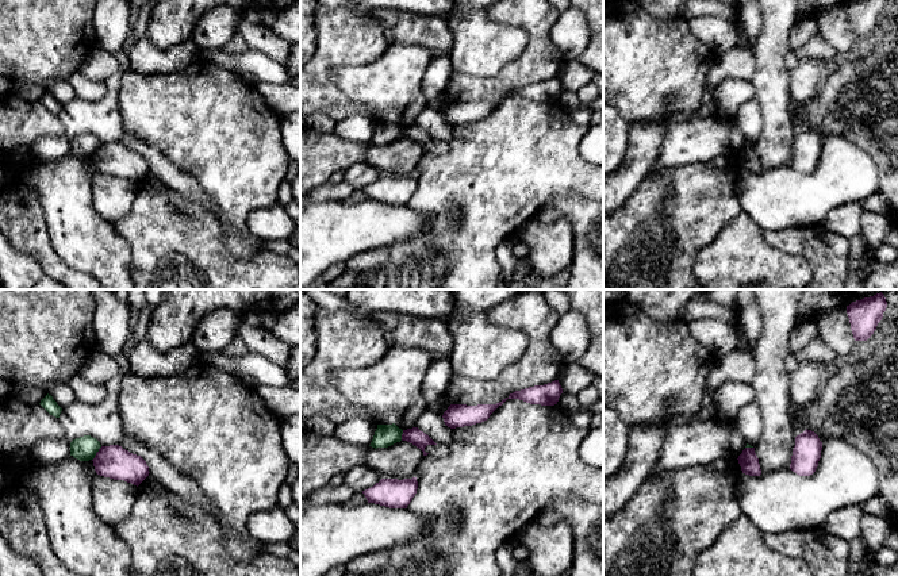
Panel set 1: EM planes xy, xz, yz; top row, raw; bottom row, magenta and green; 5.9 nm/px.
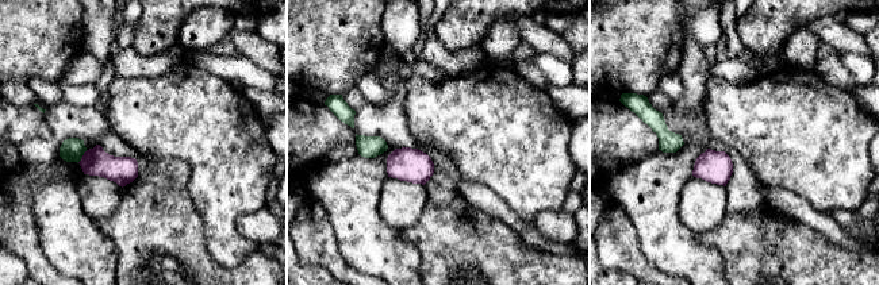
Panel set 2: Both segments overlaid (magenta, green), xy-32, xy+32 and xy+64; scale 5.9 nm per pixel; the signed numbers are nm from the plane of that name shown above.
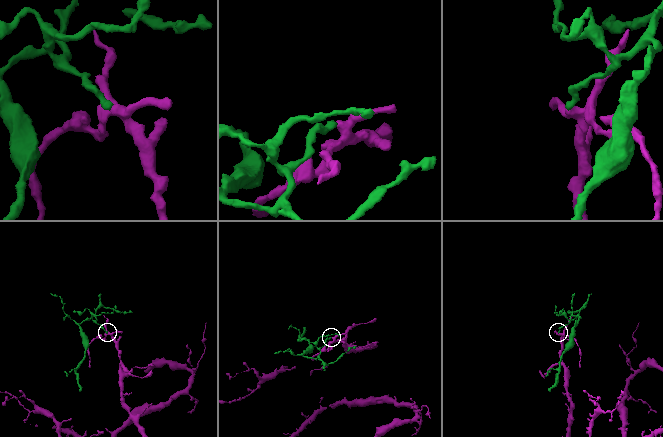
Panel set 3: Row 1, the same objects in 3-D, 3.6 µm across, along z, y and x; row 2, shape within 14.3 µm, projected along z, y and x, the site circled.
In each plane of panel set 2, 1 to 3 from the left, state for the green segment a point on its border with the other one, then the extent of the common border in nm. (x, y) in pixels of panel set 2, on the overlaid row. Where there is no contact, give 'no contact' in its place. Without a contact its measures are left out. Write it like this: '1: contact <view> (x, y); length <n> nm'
1: contact xy-32 (83, 157); length 100 nm
2: no contact
3: no contact

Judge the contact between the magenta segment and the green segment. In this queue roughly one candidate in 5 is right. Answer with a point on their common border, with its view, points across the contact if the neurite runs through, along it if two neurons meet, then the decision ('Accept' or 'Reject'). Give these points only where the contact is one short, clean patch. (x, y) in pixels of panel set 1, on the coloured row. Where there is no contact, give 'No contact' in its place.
Touches magenta at xy (96, 453). Boundary: xy (102, 446), (92, 460). Reject

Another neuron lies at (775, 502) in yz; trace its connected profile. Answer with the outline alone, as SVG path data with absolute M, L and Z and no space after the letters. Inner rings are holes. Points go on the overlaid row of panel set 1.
M828 438L813 475L799 476L790 468L760 476L742 473L736 496L741 512L770 535L821 529L833 511L861 506L879 489L879 472L870 457L840 438Z

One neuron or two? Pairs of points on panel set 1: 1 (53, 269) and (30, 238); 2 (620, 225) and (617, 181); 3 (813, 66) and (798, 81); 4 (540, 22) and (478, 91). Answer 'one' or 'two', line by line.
1: one
2: two
3: one
4: one

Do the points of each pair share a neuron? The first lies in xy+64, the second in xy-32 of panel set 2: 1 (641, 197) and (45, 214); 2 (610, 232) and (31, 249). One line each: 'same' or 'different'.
1: same
2: same

